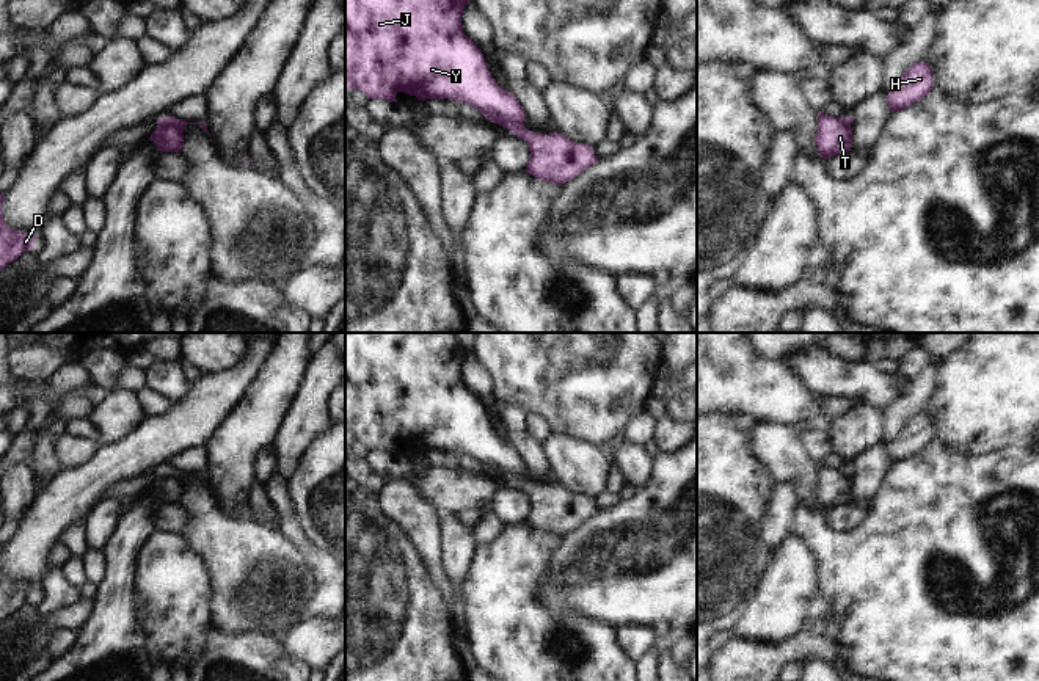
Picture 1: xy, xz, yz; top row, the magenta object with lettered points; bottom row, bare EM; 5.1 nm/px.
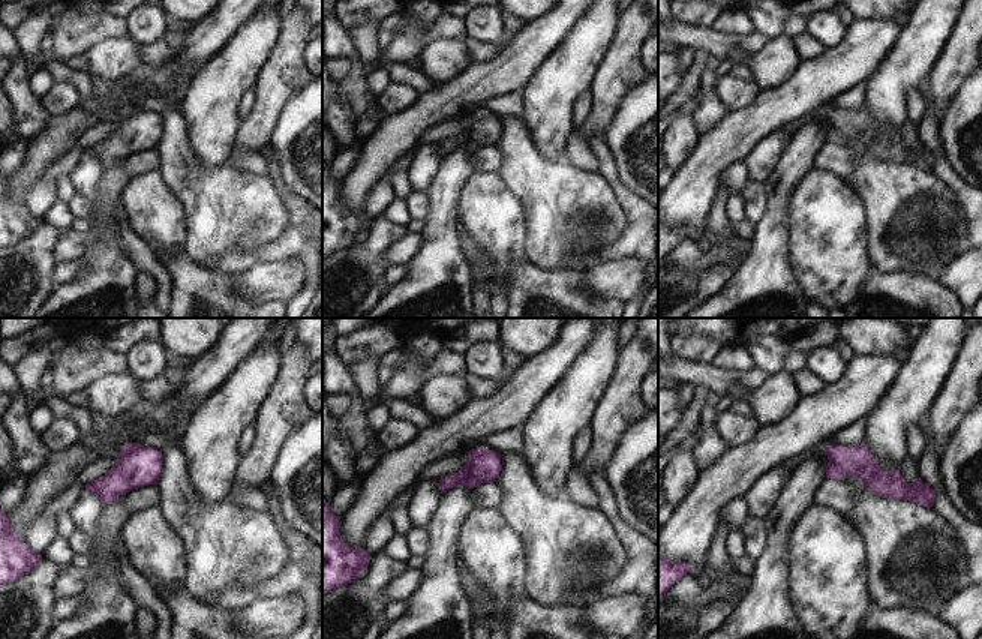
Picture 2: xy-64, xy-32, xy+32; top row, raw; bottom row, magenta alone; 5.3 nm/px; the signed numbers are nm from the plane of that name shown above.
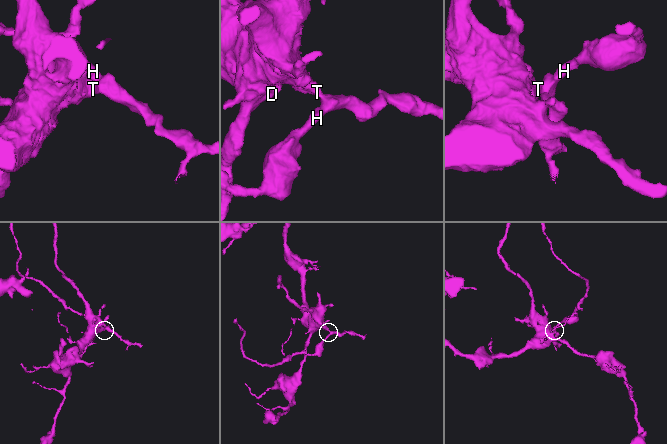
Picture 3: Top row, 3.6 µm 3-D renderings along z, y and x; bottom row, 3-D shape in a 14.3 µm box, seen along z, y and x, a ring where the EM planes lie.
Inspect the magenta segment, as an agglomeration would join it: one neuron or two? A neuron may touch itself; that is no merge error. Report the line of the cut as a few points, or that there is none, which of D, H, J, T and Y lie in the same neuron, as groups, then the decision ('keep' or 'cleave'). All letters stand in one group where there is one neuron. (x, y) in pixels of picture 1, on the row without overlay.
cut in xy along (165, 469), (181, 484); D J T Y / H; cleave

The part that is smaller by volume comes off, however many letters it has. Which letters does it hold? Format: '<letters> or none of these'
H

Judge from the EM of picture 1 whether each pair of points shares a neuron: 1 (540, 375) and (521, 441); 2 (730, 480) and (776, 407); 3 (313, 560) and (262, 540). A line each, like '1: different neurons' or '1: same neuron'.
1: different neurons
2: different neurons
3: different neurons

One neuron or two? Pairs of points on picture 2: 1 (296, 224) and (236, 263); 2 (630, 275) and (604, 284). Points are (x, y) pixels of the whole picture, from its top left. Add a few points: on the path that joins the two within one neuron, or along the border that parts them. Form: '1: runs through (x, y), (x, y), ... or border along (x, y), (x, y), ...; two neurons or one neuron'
1: runs through (287, 240), (273, 252), (252, 255); one neuron
2: runs through (624, 278), (610, 281); one neuron

